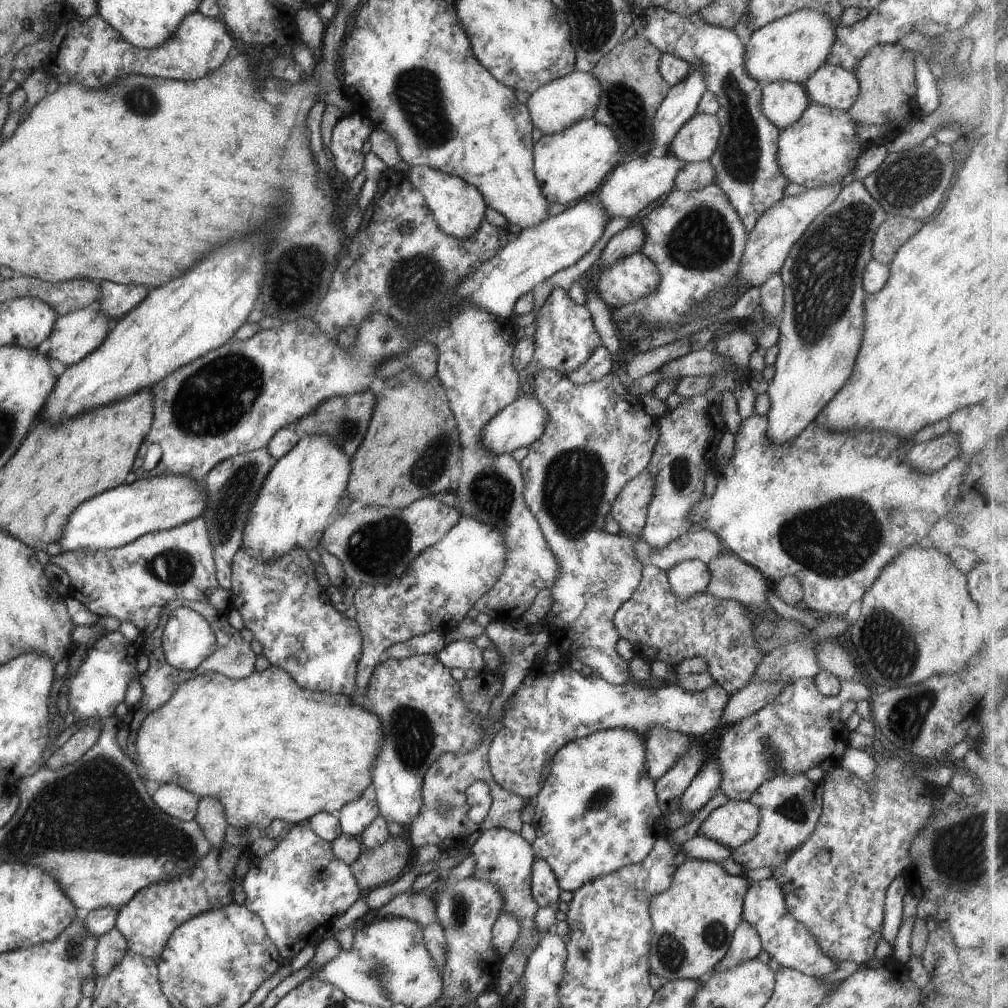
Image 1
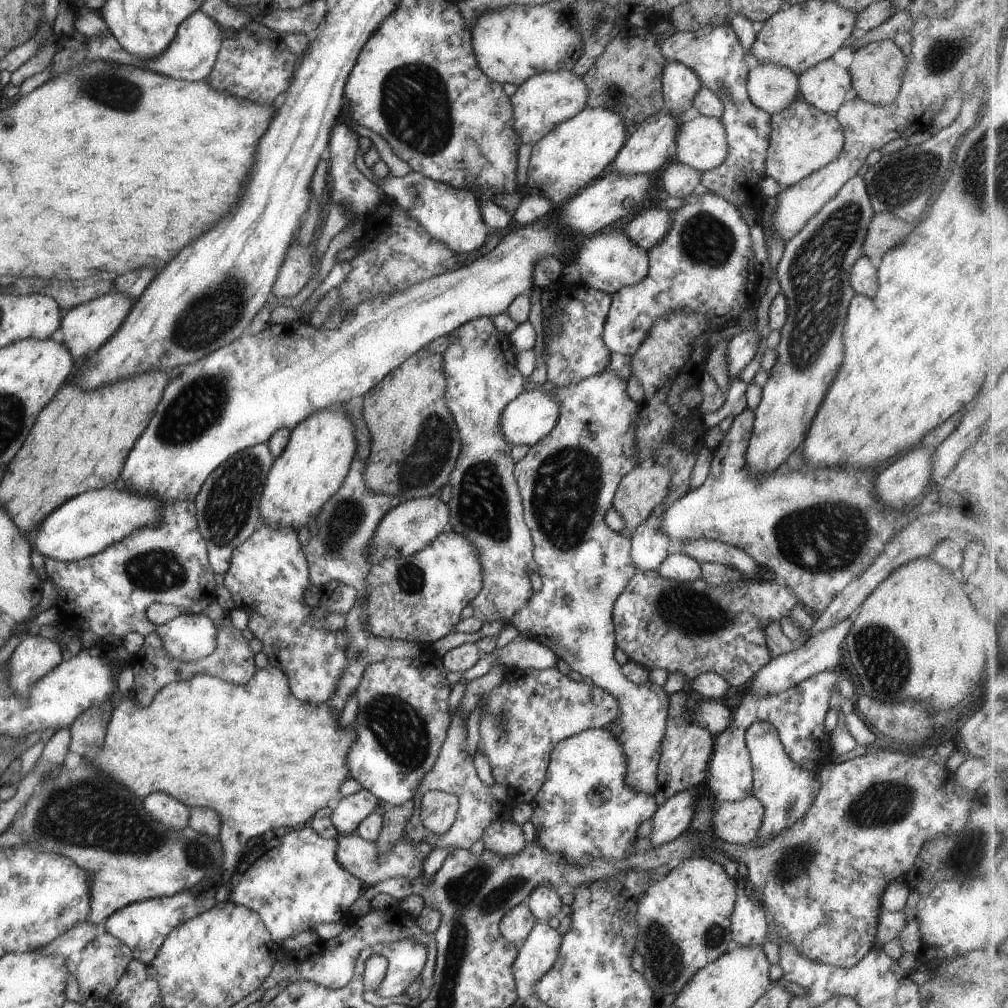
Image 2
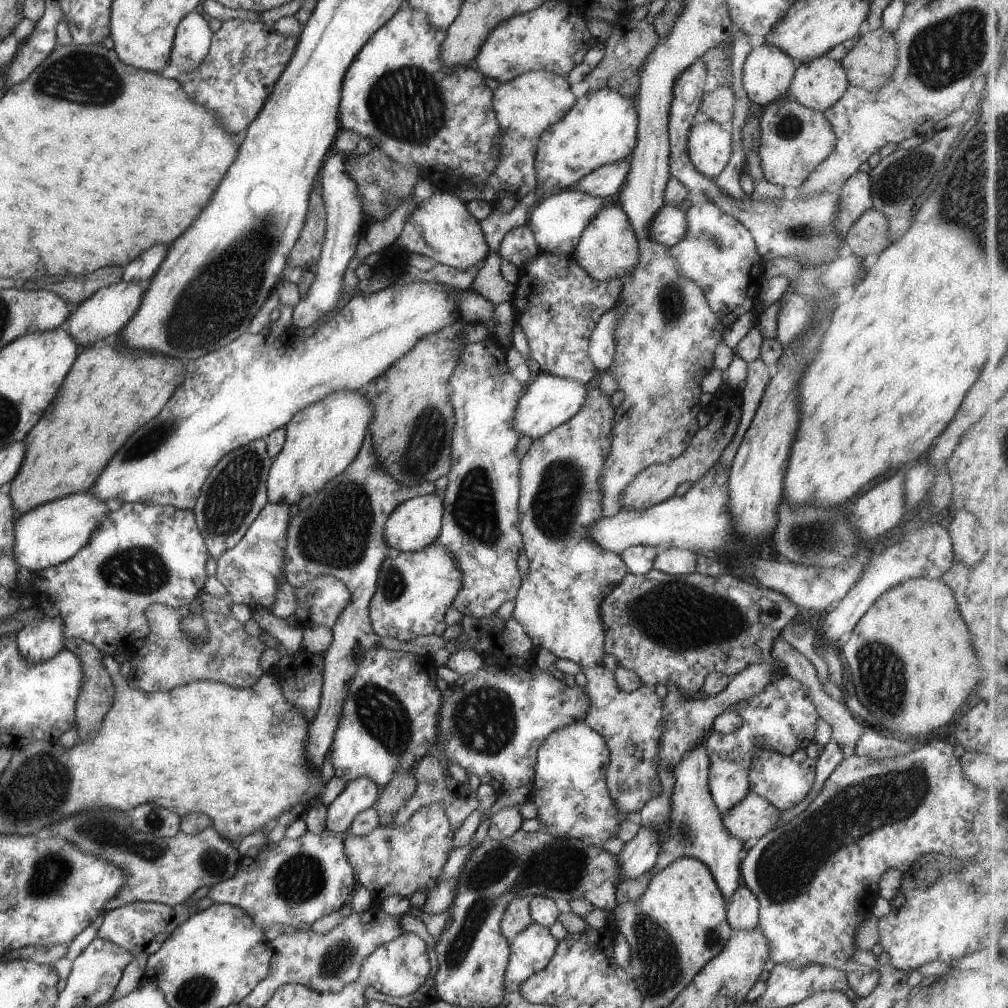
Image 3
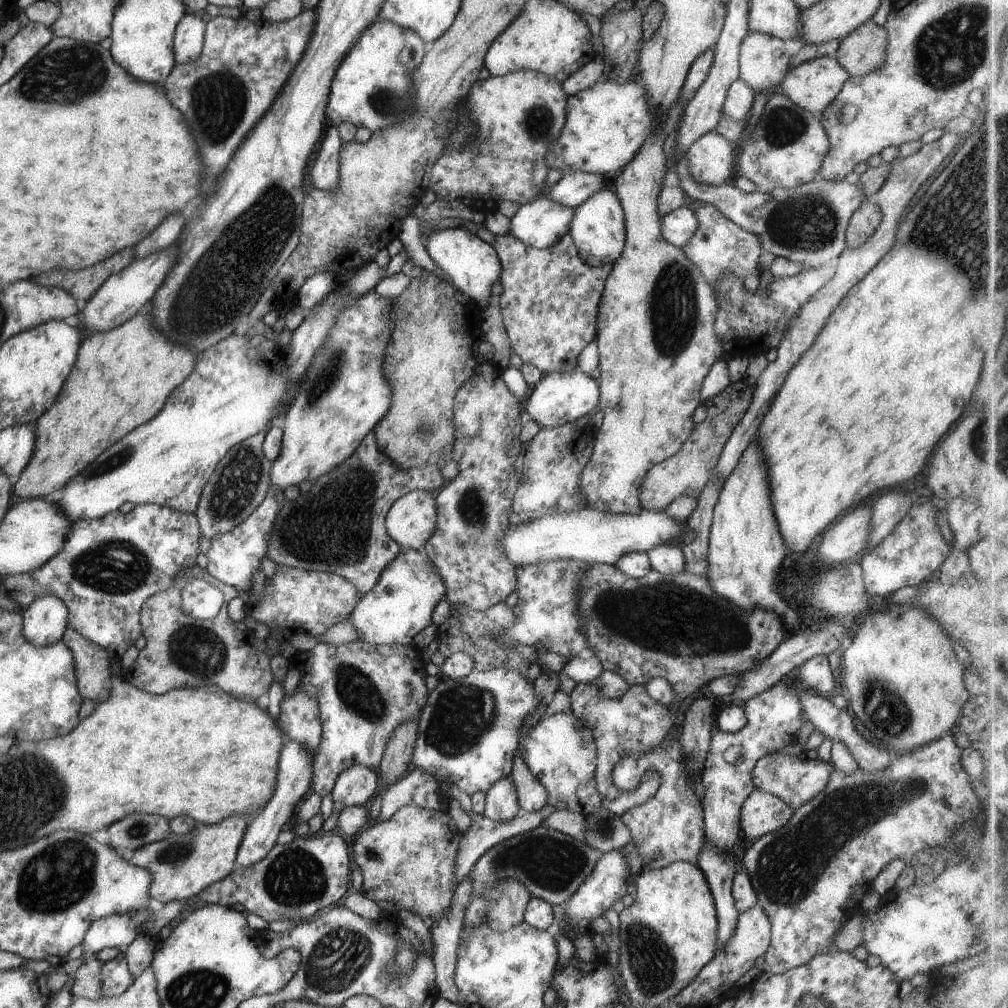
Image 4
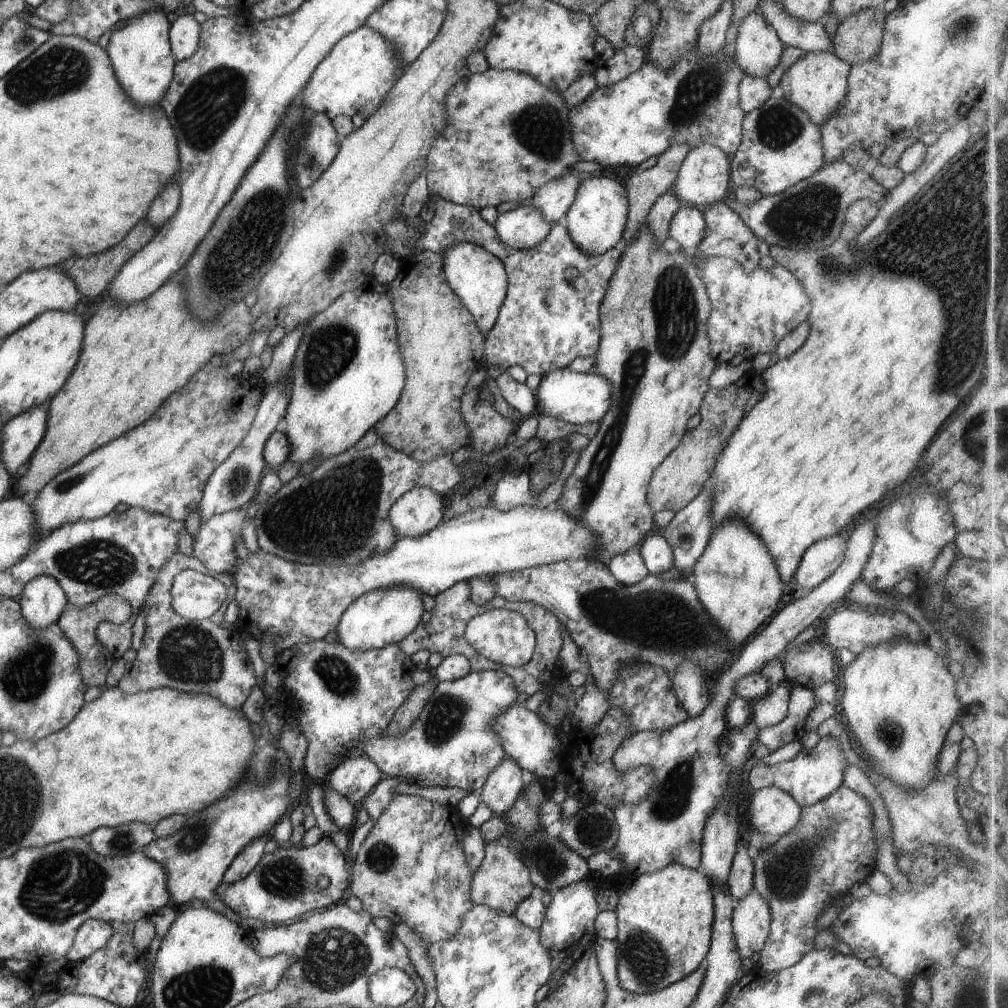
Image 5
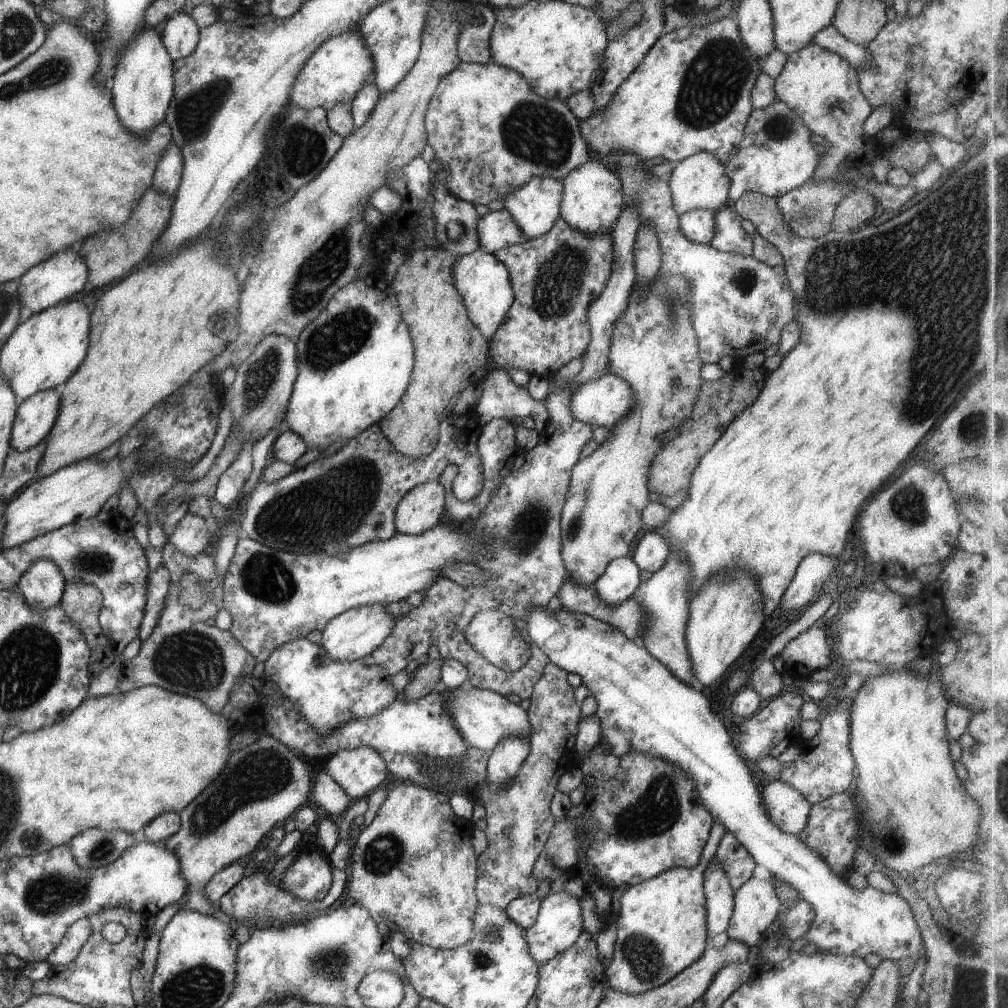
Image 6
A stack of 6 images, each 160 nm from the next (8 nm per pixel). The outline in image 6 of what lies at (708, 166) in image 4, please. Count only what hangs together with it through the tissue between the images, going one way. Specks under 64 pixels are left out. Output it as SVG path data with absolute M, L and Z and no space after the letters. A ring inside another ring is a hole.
M700 151L681 160L667 177L673 200L673 207L681 215L696 209L708 209L717 212L730 205L730 181L725 166L712 153Z

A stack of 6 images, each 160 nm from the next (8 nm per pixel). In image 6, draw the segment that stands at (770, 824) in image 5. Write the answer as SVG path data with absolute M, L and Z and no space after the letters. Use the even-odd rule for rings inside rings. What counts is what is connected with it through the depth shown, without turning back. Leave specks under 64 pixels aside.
M772 781L762 788L763 807L782 832L797 836L808 822L812 805L796 789Z

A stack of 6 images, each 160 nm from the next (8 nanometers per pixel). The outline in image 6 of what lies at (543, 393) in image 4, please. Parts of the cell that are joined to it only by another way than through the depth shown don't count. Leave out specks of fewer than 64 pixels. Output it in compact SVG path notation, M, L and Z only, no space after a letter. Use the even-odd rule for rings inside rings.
M610 372L581 384L569 400L572 416L593 427L611 429L635 405L630 385Z

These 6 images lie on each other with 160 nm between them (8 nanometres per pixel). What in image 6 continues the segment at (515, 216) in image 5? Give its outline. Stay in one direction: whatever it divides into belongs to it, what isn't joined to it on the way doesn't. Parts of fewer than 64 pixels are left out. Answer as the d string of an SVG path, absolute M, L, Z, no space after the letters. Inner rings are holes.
M508 209L490 211L476 222L478 247L493 254L498 249L507 249L525 243L528 239L521 226Z

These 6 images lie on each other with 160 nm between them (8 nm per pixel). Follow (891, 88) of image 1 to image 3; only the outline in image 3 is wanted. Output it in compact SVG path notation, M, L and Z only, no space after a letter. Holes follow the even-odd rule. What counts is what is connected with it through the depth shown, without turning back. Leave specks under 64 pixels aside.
M883 27L870 29L856 40L855 47L841 60L848 82L855 87L879 91L890 79L898 64L896 39Z

